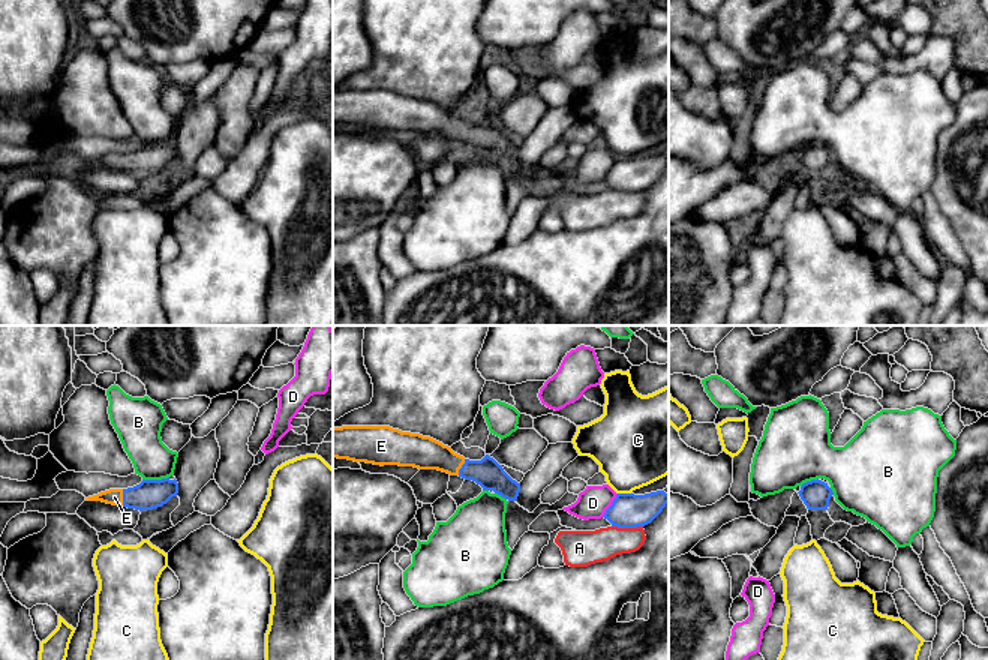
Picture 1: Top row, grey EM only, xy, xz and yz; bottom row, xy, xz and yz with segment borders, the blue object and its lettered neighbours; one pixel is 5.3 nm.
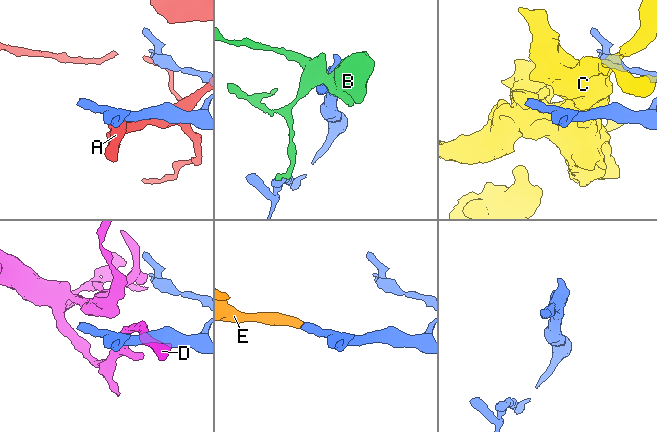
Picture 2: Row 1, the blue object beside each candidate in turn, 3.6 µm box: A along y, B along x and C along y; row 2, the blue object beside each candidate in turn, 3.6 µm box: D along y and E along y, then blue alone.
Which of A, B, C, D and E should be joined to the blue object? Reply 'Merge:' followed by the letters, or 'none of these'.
Merge: E

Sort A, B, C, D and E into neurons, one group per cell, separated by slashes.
A / B / C / D / E

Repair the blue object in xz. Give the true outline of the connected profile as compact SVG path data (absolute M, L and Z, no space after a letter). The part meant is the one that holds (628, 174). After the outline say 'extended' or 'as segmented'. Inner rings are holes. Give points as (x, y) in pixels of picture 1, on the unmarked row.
M664 154L645 159L618 158L603 182L618 192L645 190L663 176L667 166L669 158Z; as segmented

